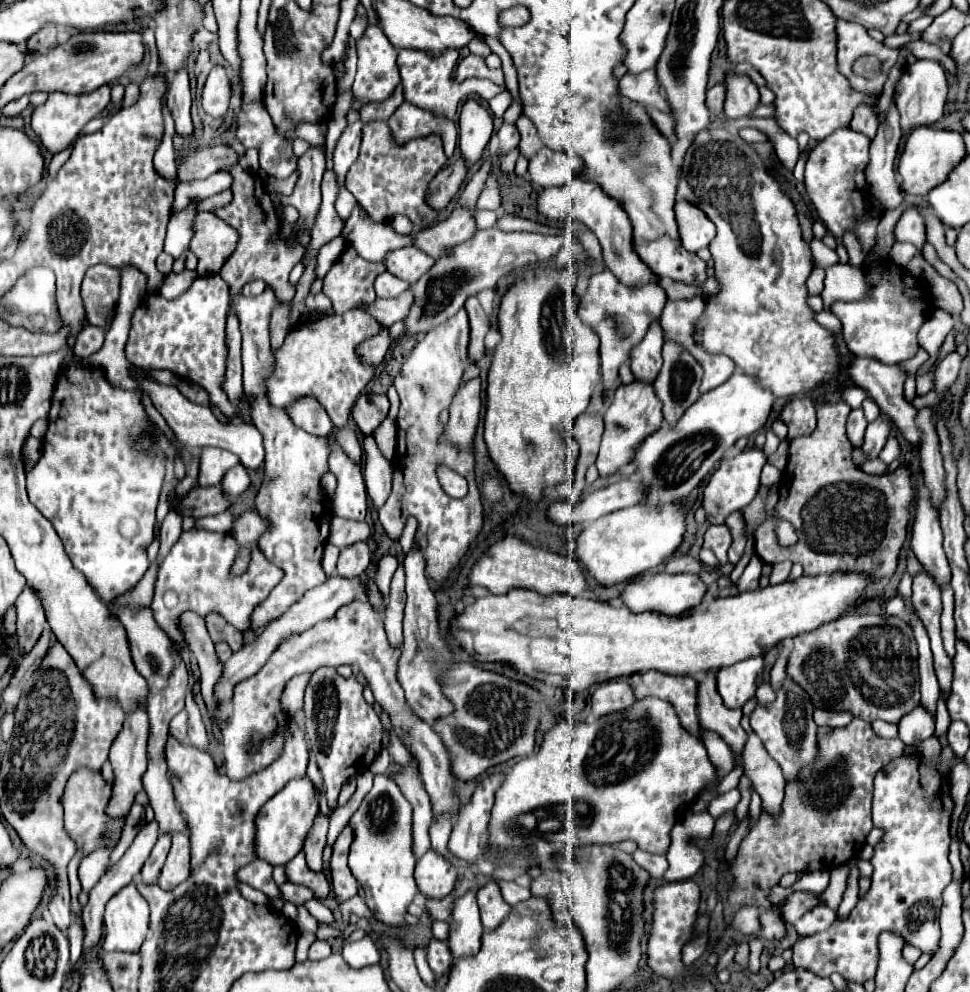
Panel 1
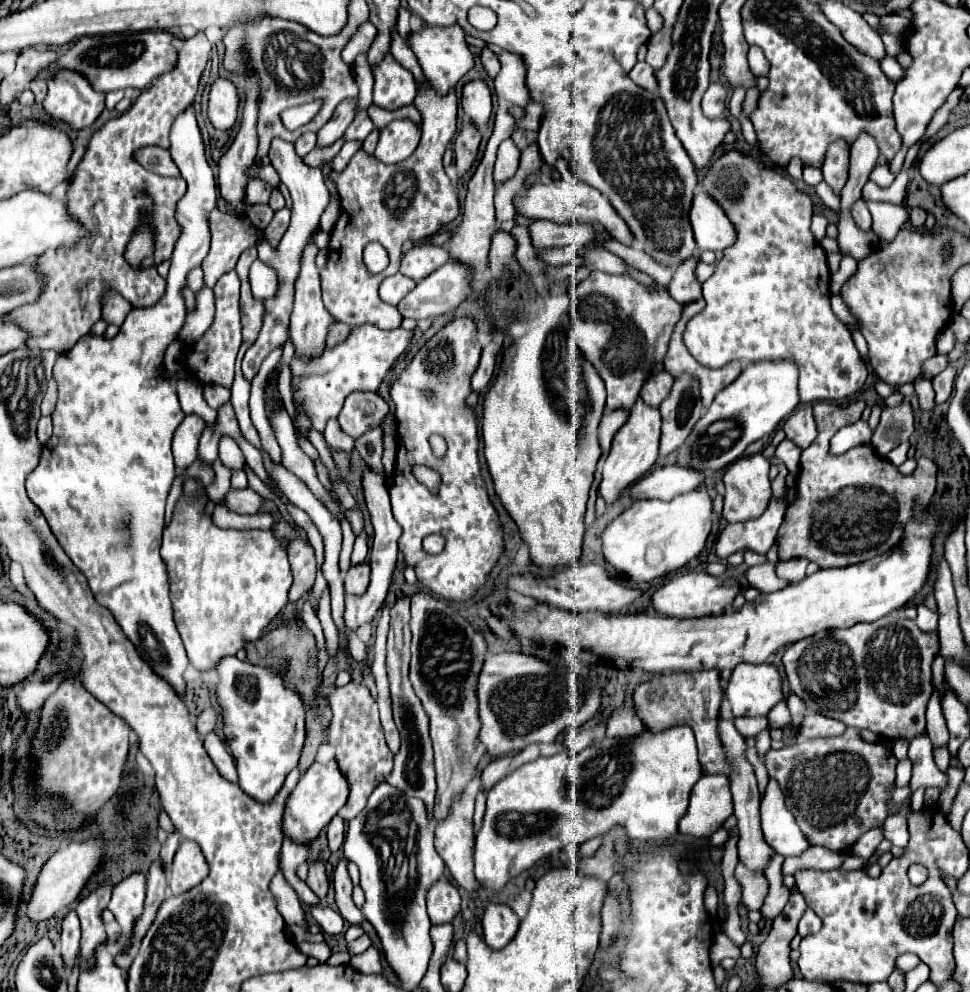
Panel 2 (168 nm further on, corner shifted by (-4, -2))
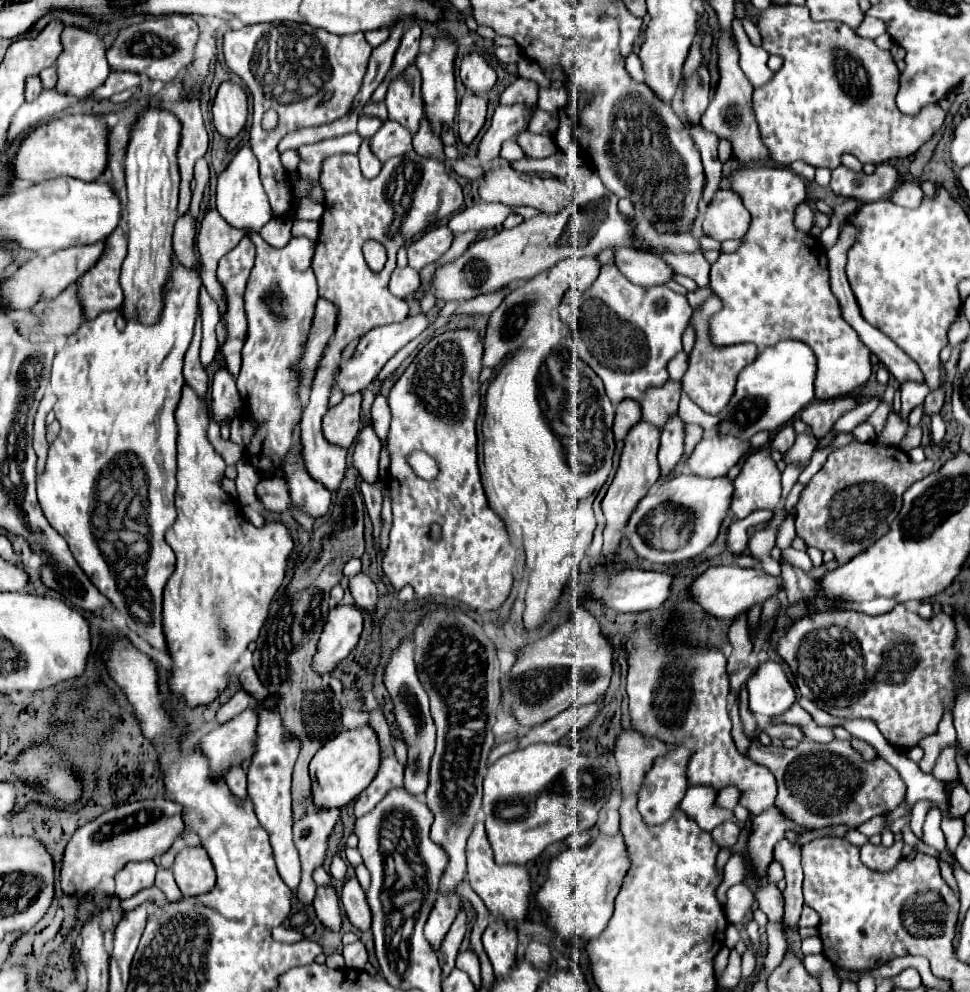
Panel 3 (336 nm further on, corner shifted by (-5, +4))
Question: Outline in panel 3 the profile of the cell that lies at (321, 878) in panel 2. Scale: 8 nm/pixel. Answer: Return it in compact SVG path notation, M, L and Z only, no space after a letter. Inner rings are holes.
M318 887L316 899L314 899L314 911L318 921L330 929L340 931L342 929L342 915L340 915L340 899L332 887Z

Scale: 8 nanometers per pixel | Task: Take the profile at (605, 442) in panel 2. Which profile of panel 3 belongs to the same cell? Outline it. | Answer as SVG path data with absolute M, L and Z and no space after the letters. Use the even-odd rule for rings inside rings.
M626 399L618 405L616 409L616 419L614 419L614 439L616 445L624 445L624 437L628 435L628 429L636 425L642 419L640 413L640 403L634 399Z

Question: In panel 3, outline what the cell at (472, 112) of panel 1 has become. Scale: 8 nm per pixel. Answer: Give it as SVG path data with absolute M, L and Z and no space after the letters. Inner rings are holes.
M468 53L460 63L460 79L468 91L488 93L488 89L496 83L496 71L480 53Z

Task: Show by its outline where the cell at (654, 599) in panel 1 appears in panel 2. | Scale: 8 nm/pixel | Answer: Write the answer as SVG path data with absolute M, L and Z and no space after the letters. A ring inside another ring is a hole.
M691 571L685 575L675 575L665 585L661 585L651 595L651 603L653 609L665 617L703 617L703 615L723 613L737 593L739 593L739 583L733 577L719 579L703 571Z

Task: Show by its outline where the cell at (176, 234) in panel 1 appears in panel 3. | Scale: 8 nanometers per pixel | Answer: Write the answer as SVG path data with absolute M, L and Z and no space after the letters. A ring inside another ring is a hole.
M178 265L172 273L164 311L156 325L146 327L138 321L128 321L126 329L119 331L115 325L119 310L115 309L86 321L68 337L68 343L54 357L50 377L52 391L58 397L54 413L60 423L60 433L50 445L46 471L38 477L36 487L38 503L46 521L66 539L80 569L124 615L128 629L164 653L162 591L176 565L174 551L164 541L166 529L176 519L174 491L178 429L174 411L184 385L184 353L190 347L198 317L198 289L198 275Z

